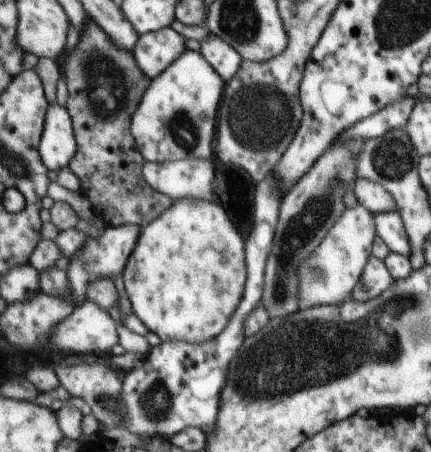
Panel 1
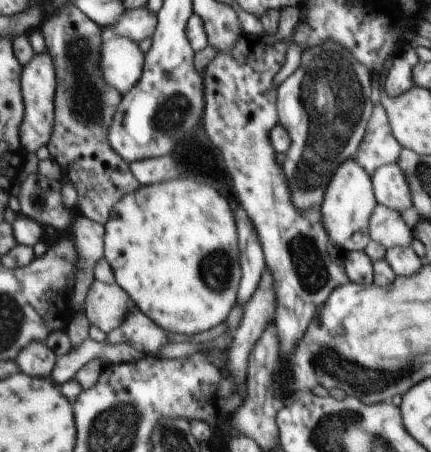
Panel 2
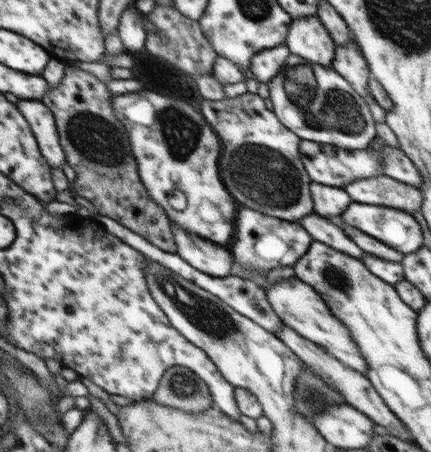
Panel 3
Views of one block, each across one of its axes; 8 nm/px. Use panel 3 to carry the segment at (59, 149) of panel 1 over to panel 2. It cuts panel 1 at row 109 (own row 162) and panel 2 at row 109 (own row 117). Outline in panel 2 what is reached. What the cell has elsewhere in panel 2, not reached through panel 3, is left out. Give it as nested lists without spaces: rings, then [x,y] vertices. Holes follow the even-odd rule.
[[[48,53],[35,54],[34,58],[22,68],[20,82],[22,83],[26,116],[23,125],[20,126],[20,142],[23,142],[24,148],[28,152],[36,152],[38,148],[47,146],[54,130],[54,86],[56,86],[54,63]]]

